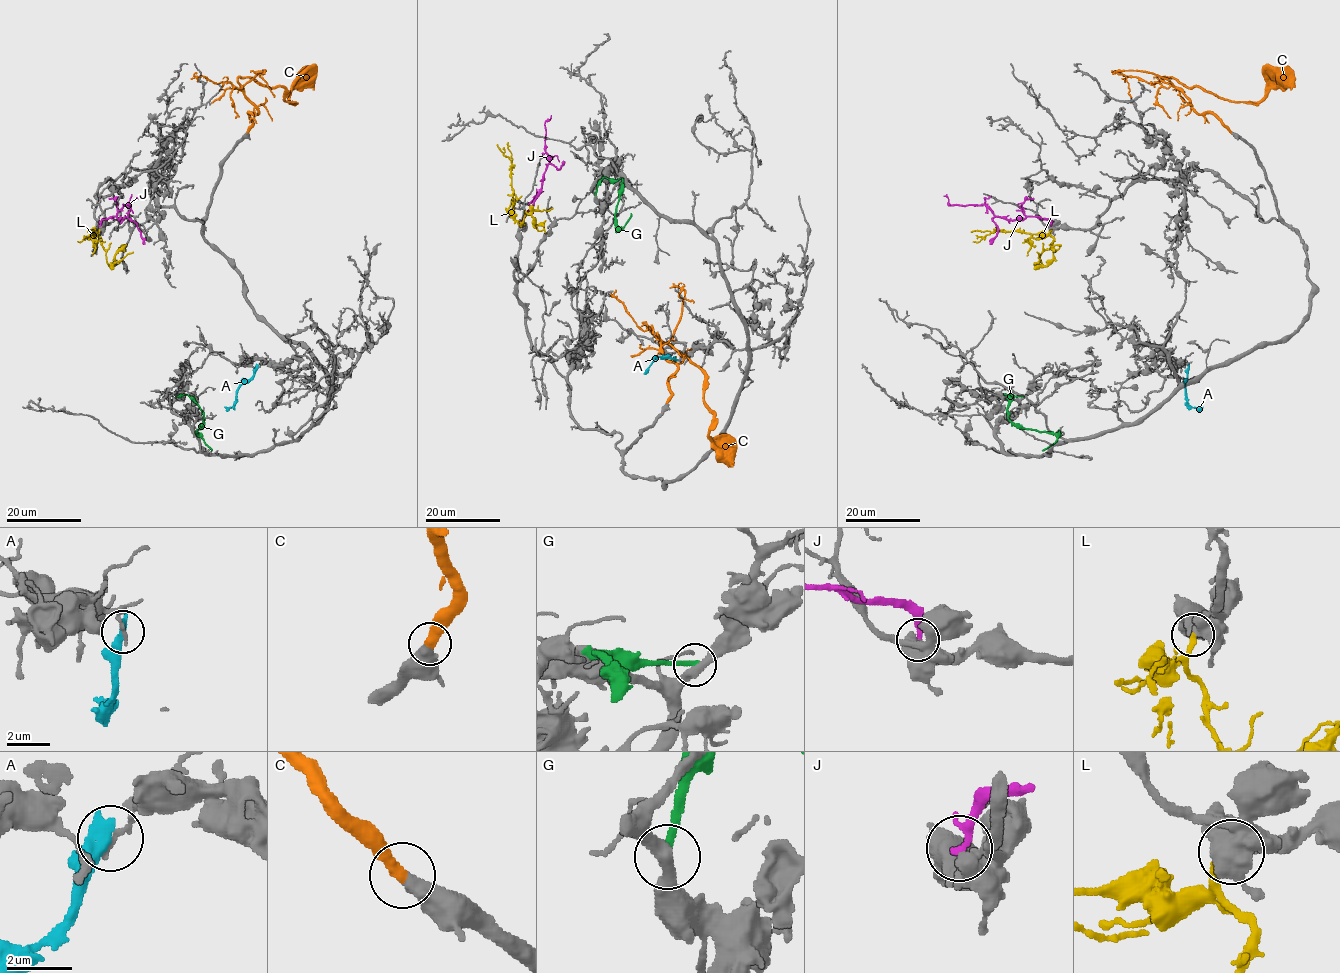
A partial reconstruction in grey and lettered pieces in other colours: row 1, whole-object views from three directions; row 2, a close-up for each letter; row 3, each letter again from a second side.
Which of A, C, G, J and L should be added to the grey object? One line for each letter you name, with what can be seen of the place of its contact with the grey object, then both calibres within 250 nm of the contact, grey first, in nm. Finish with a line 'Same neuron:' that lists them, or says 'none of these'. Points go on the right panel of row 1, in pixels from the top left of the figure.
C: (1231, 132) | 480/440 nm
L: (1051, 229) | 550/300 nm
Same neuron: C, L

